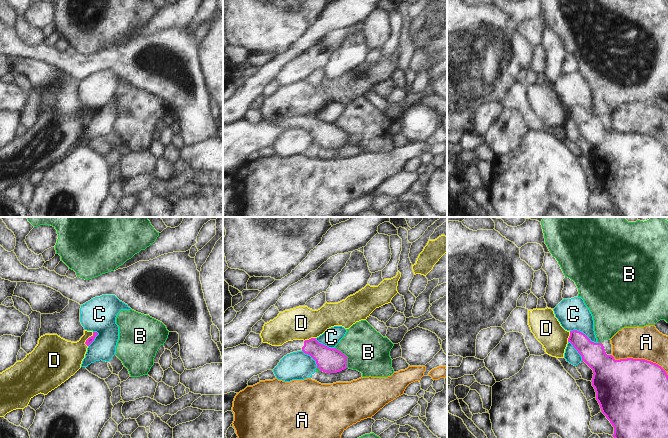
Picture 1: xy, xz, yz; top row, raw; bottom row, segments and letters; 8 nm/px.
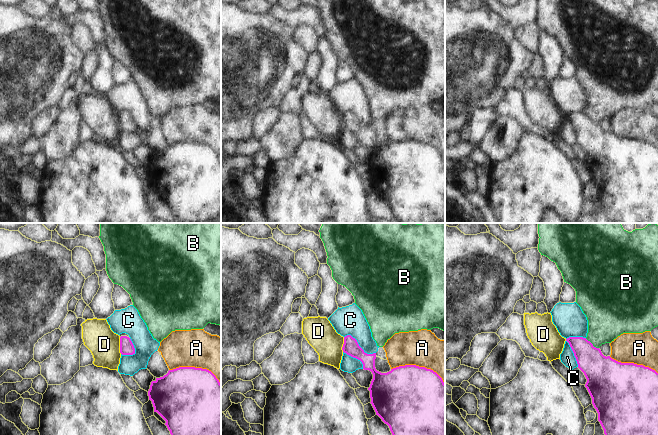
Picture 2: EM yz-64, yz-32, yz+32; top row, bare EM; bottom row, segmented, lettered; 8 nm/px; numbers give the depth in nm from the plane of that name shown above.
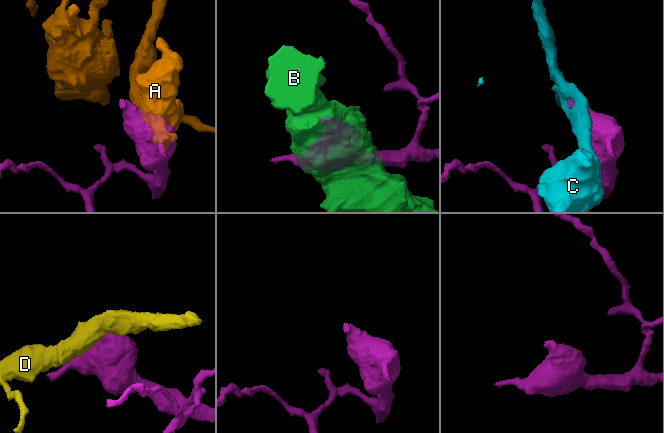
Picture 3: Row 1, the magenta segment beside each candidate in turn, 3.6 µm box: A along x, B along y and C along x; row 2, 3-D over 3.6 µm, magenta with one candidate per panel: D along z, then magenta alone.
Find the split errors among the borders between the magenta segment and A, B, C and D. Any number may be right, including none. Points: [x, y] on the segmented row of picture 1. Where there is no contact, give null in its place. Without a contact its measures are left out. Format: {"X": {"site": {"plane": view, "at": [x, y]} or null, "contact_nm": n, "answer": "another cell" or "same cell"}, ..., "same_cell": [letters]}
{"A": {"site": {"plane": "yz", "at": [640, 359]}, "contact_nm": 480, "answer": "another cell"}, "B": {"site": {"plane": "xz", "at": [346, 356]}, "contact_nm": 190, "answer": "another cell"}, "C": {"site": {"plane": "yz", "at": [583, 333]}, "contact_nm": 240, "answer": "another cell"}, "D": {"site": {"plane": "xy", "at": [87, 339]}, "contact_nm": 130, "answer": "another cell"}, "same_cell": []}

